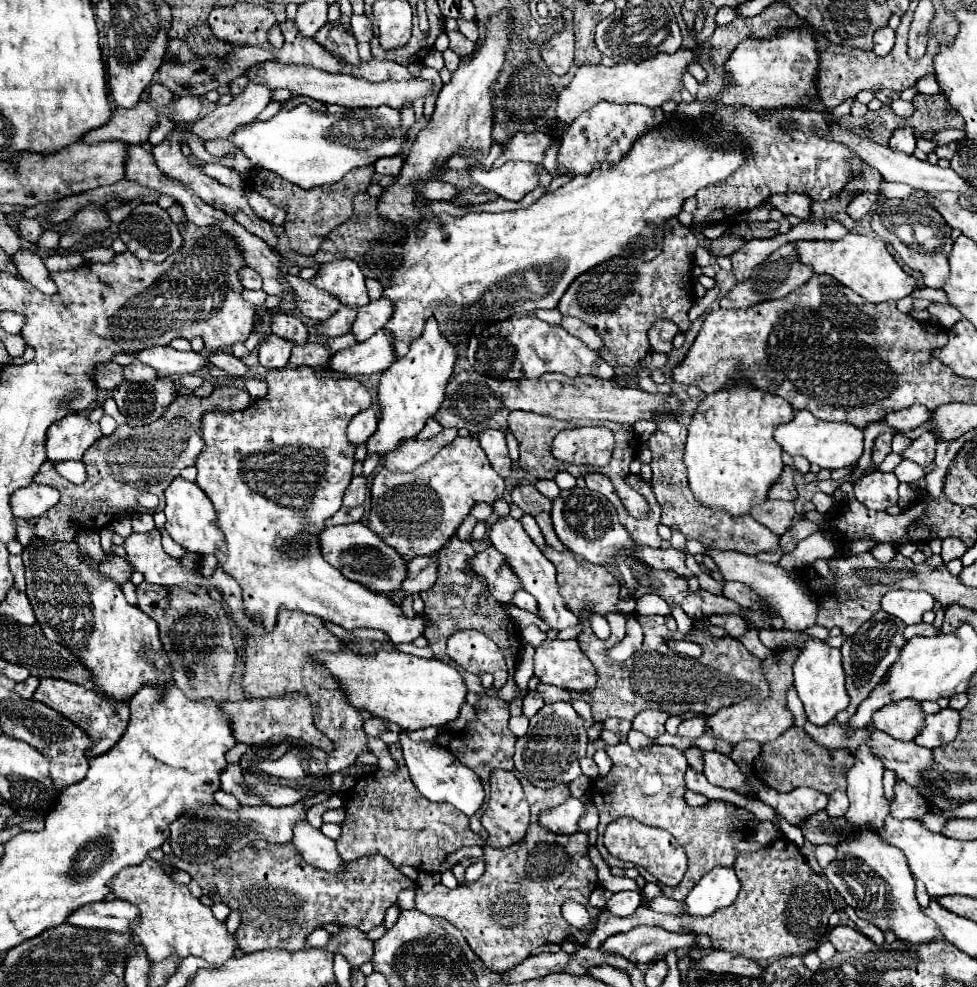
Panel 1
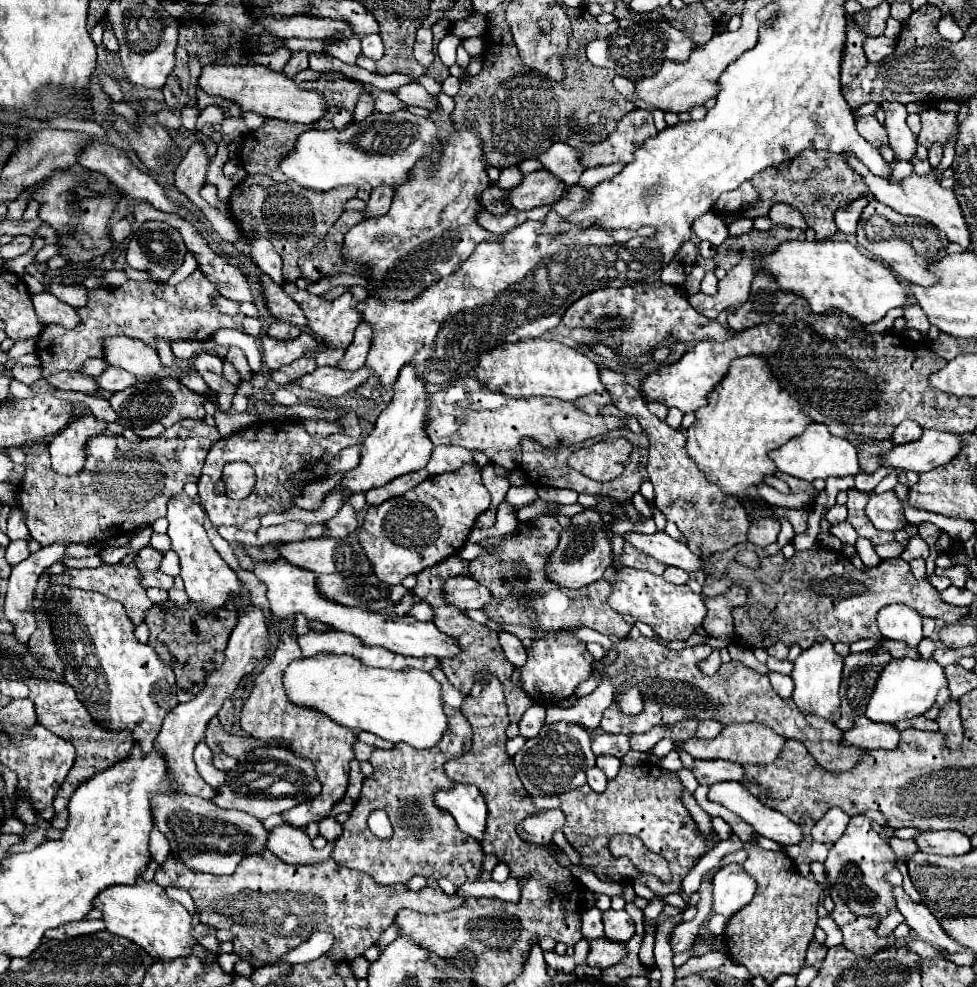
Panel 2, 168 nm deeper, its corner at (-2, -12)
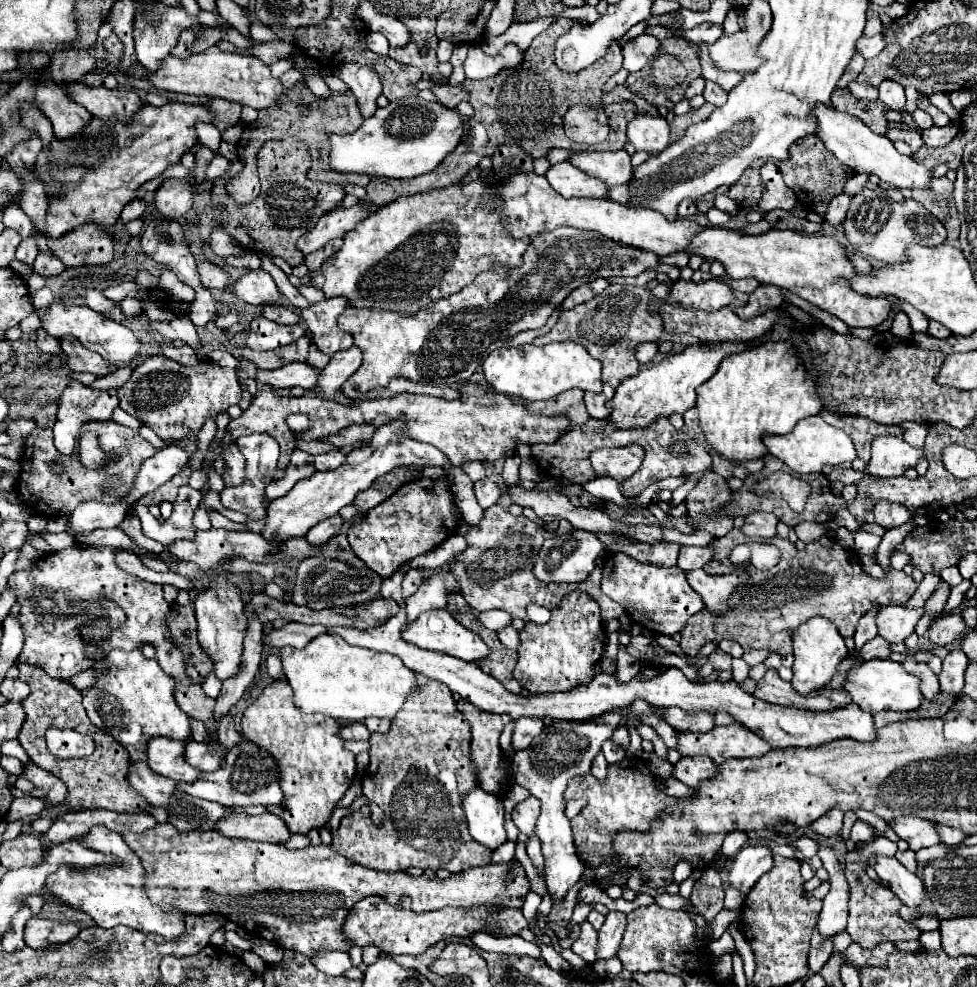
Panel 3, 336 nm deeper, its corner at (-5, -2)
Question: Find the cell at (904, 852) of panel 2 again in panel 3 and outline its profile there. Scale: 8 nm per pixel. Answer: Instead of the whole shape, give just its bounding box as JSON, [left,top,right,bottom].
[846,836,920,949]

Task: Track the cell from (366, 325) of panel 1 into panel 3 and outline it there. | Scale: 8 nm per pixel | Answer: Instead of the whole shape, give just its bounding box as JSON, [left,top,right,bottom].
[314,347,362,397]

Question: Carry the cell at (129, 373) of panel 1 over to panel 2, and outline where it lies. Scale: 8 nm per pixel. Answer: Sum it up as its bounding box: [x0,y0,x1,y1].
[95,367,137,393]

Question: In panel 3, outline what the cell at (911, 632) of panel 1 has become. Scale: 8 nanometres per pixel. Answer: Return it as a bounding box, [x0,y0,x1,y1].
[860,635,892,661]

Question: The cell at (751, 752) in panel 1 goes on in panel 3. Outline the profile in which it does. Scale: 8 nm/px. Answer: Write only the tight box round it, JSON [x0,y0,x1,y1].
[674,755,718,787]

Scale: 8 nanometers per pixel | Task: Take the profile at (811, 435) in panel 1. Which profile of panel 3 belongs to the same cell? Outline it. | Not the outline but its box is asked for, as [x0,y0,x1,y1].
[764,415,856,473]

